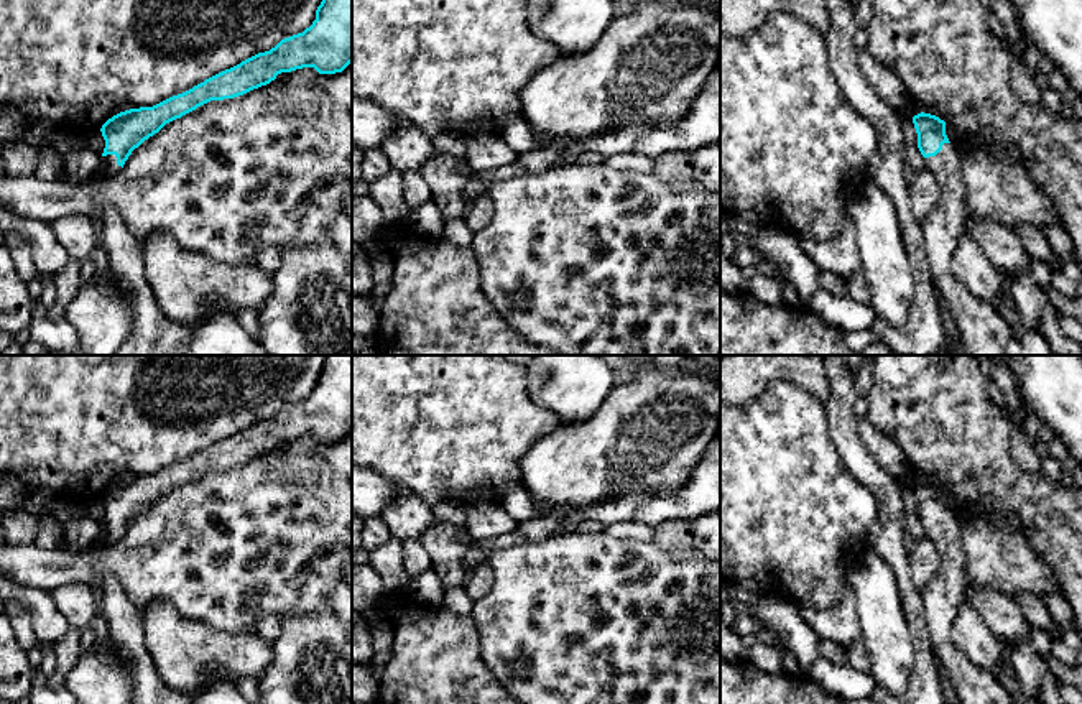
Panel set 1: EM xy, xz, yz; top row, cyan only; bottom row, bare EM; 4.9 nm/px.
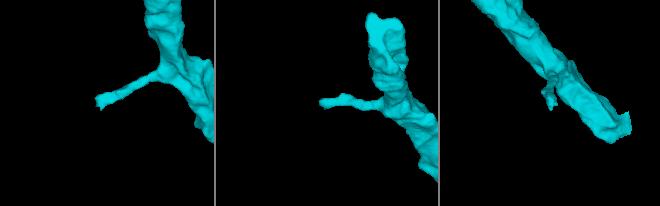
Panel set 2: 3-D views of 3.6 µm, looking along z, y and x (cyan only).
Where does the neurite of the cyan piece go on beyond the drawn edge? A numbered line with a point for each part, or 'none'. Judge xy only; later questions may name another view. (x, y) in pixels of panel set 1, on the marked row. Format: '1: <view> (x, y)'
1: xy (110, 166)

